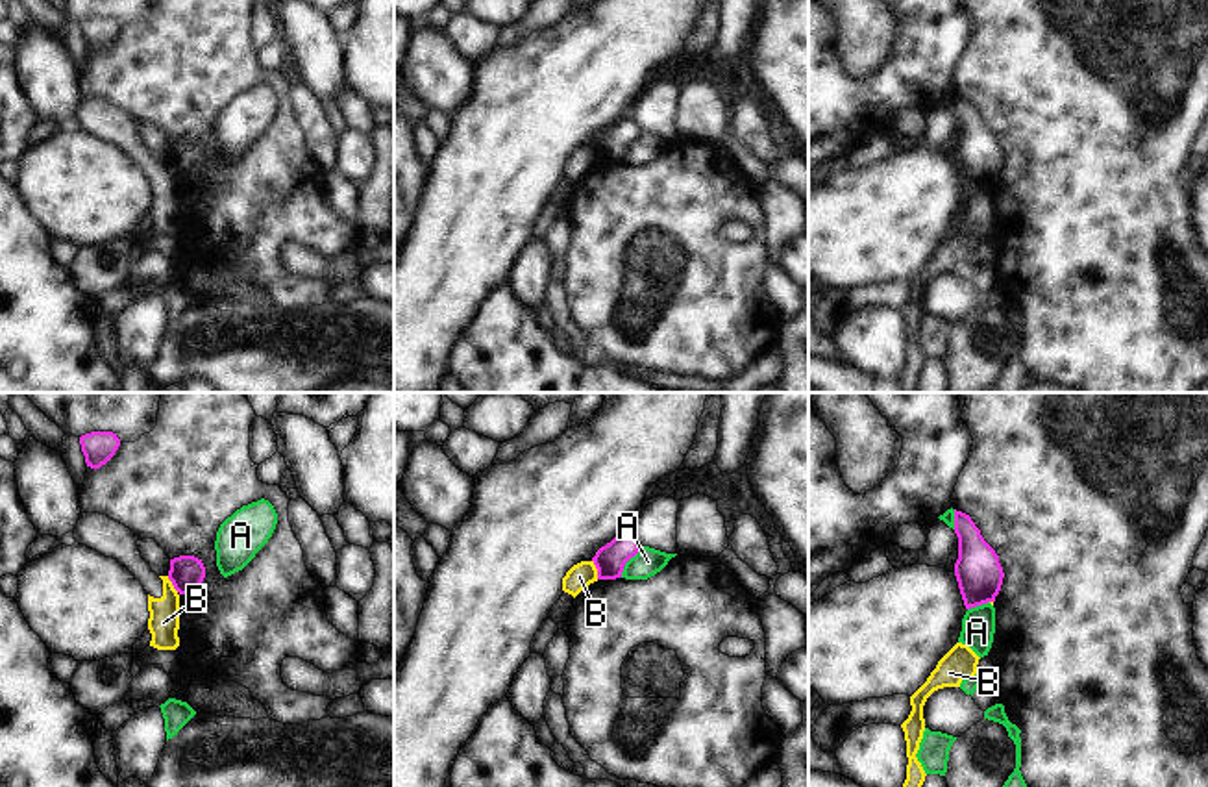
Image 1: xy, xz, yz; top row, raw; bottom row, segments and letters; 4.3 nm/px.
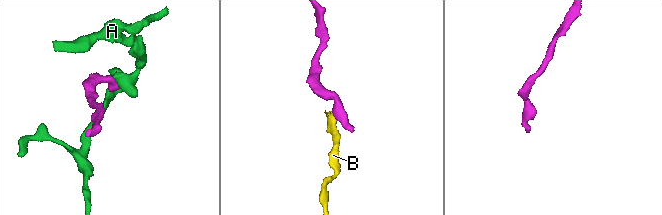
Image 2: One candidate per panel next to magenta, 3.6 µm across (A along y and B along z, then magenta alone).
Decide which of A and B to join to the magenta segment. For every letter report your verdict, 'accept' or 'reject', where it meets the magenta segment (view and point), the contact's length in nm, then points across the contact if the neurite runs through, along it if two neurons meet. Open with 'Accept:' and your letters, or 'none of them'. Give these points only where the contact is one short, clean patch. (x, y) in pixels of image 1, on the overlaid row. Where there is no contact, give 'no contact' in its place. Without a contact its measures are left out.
Accept: none of them
A: reject | xz (628, 560) | 160 nm
B: reject | xz (596, 567) | 90 nm | along xz (592, 560), (598, 578)

